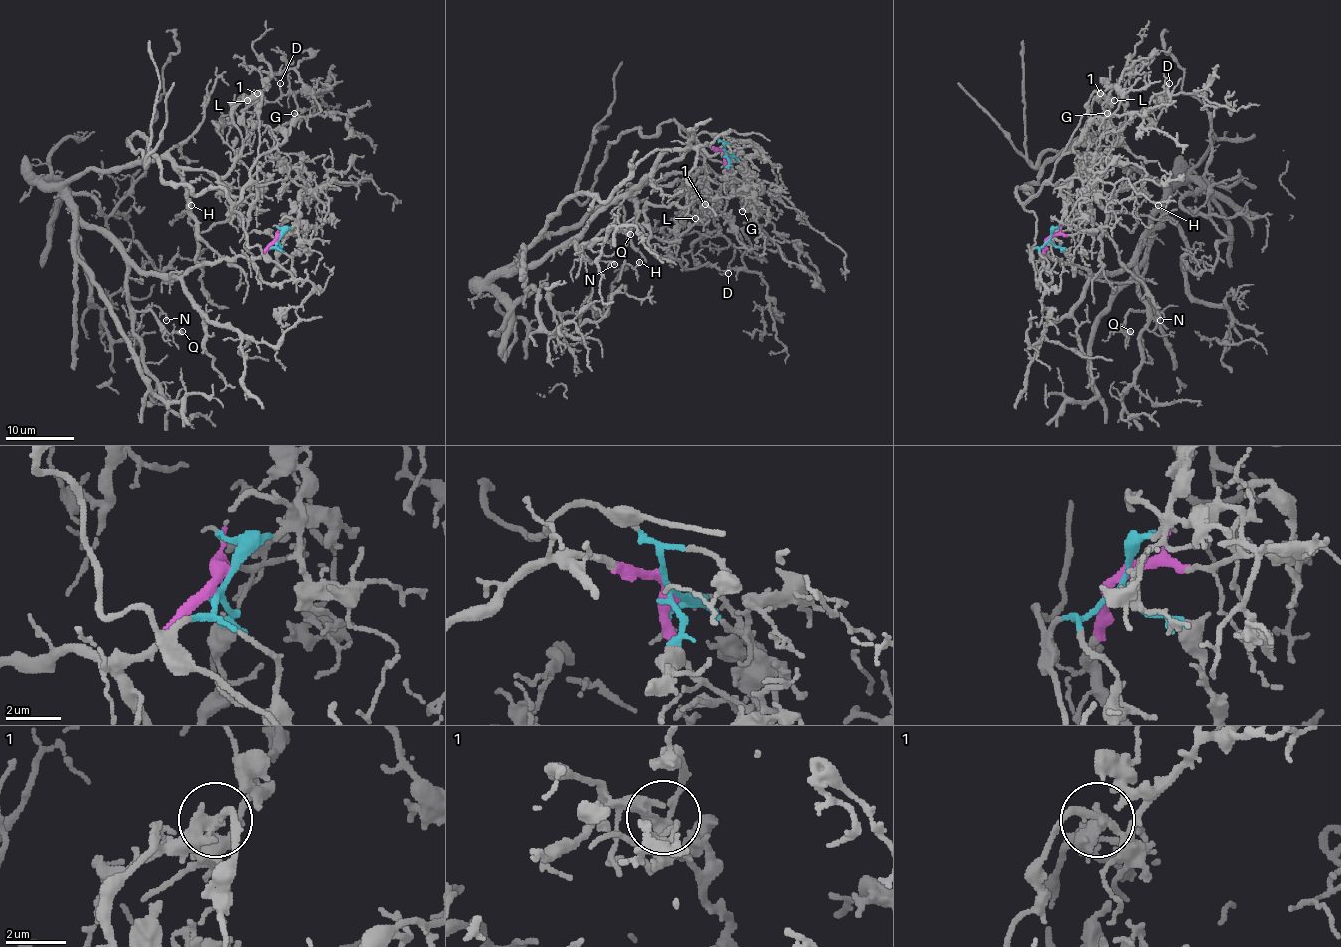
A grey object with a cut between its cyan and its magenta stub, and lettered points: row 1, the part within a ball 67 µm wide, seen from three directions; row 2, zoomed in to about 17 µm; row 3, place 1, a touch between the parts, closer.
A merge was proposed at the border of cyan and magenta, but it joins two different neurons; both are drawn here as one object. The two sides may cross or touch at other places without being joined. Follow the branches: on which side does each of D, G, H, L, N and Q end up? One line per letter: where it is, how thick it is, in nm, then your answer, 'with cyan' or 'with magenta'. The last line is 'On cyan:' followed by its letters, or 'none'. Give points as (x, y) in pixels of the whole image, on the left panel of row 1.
D: at (280, 83); 100 nm thick; with cyan
G: at (294, 113); 160 nm thick; with cyan
H: at (191, 205); 140 nm thick; with magenta
L: at (247, 100); 160 nm thick; with cyan
N: at (166, 320); 130 nm thick; with magenta
Q: at (182, 331); 460 nm thick; with magenta
On cyan: D, G, L

